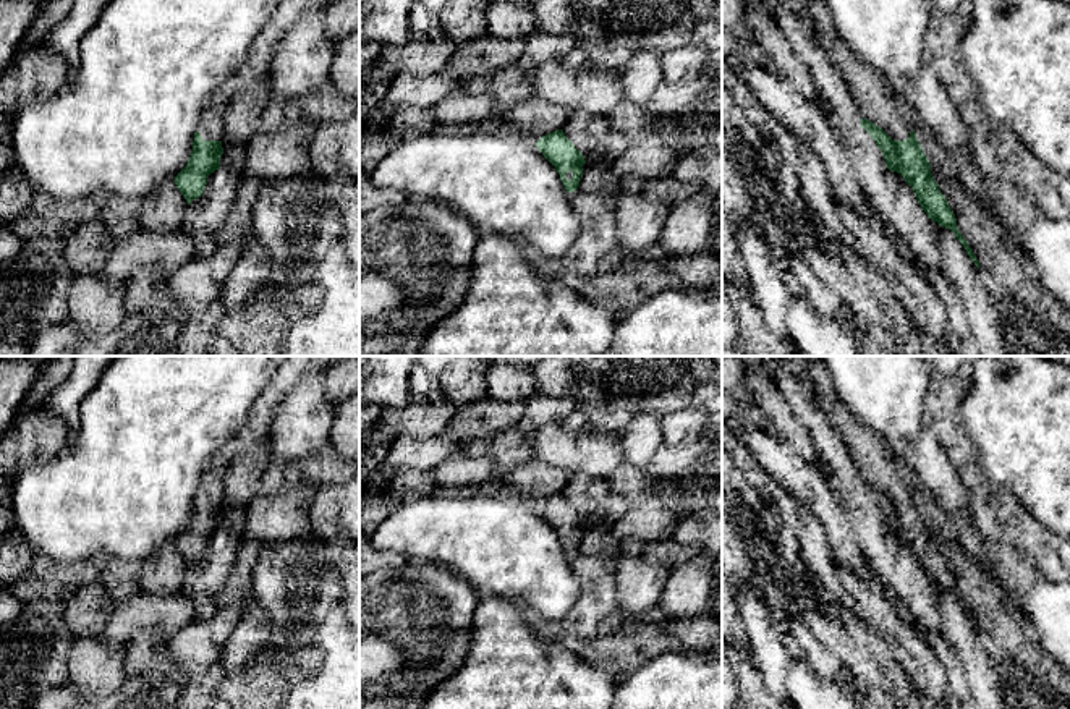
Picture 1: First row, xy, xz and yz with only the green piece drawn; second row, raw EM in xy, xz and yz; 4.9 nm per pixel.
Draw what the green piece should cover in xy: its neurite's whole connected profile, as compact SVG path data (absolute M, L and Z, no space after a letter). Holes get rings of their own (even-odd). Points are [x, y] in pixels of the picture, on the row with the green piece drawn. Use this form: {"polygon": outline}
{"polygon": "M206 108L194 133L193 151L186 167L175 176L175 185L186 204L204 194L207 178L220 168L223 154L223 113L225 110Z"}

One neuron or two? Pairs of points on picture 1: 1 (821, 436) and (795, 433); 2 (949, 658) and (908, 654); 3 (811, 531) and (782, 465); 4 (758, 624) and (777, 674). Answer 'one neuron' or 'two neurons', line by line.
1: two neurons
2: two neurons
3: two neurons
4: one neuron

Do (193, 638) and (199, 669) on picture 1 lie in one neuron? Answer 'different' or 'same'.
same

